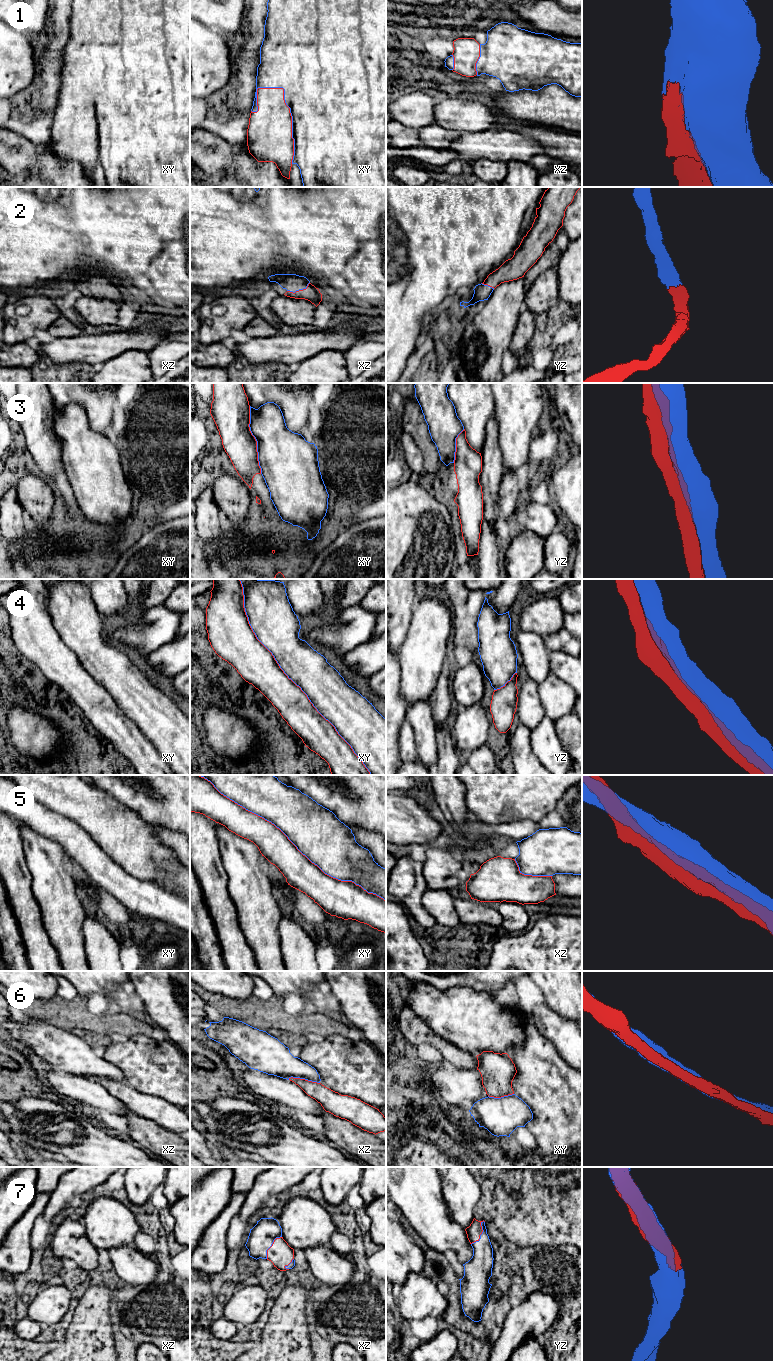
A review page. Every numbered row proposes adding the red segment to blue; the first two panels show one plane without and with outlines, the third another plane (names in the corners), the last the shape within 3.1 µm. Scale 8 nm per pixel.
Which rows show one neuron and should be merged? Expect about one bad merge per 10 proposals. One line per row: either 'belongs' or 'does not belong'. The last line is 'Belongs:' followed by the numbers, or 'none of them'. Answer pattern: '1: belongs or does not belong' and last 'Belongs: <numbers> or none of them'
1: belongs
2: belongs
3: belongs
4: belongs
5: belongs
6: belongs
7: belongs
Belongs: 1, 2, 3, 4, 5, 6, 7

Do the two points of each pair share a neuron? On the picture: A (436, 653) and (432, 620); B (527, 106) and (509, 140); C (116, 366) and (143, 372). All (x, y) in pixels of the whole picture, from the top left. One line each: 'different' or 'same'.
A: same
B: different
C: same

